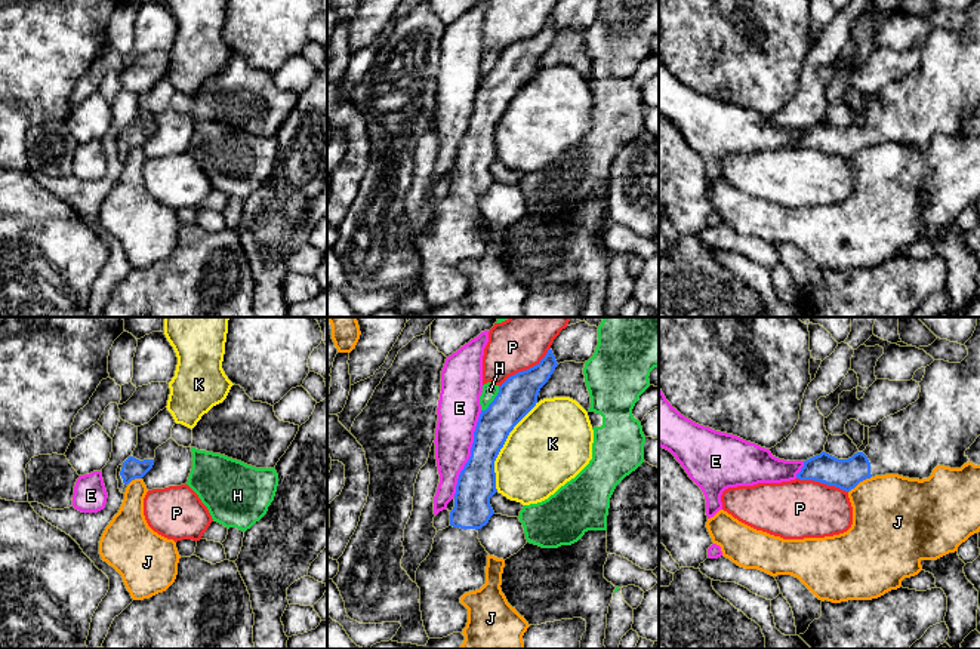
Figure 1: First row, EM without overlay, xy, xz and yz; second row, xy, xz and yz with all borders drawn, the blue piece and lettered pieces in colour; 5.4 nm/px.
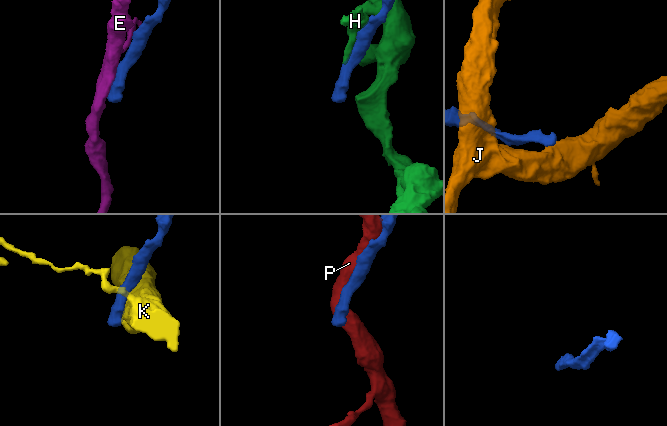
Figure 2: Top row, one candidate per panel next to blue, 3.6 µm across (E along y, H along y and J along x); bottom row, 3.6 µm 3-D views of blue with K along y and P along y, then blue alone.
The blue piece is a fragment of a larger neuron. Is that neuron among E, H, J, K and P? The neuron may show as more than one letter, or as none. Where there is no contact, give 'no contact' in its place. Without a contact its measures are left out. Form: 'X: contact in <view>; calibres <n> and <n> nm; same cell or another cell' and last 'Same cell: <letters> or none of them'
E: contact in xz; calibres 200 and 220 nm; another cell
H: contact in xz; calibres 220 and 90 nm; another cell
J: contact in yz; calibres 160 and 440 nm; another cell
K: contact in xz; calibres 200 and 420 nm; another cell
P: contact in xz; calibres 220 and 300 nm; another cell
Same cell: none of them

